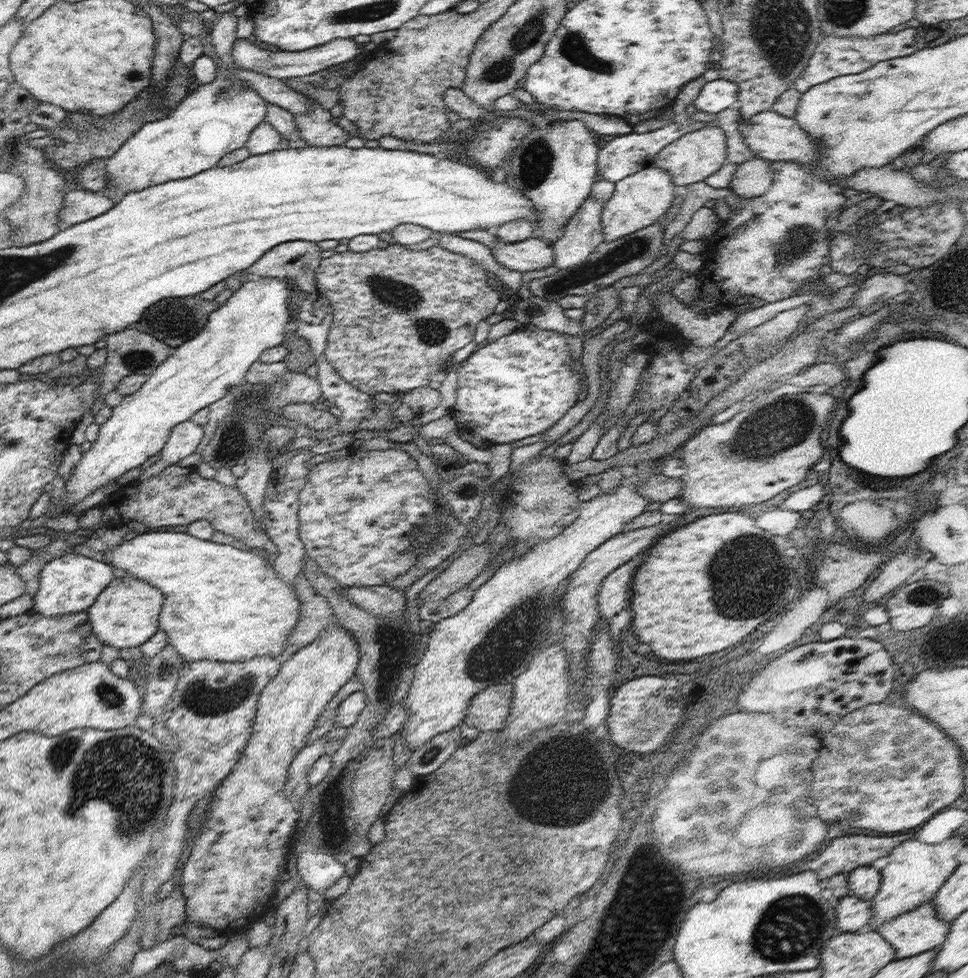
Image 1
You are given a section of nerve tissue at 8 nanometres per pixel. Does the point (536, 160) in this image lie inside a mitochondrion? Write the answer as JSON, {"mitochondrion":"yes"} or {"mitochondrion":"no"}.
{"mitochondrion":"yes"}

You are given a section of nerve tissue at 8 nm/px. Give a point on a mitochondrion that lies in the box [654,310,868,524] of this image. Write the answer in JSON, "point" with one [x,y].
{"point":[773,430]}

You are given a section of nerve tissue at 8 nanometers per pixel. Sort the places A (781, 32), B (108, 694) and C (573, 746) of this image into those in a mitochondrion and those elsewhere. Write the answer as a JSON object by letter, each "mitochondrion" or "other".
{"A":"mitochondrion","B":"mitochondrion","C":"mitochondrion"}

